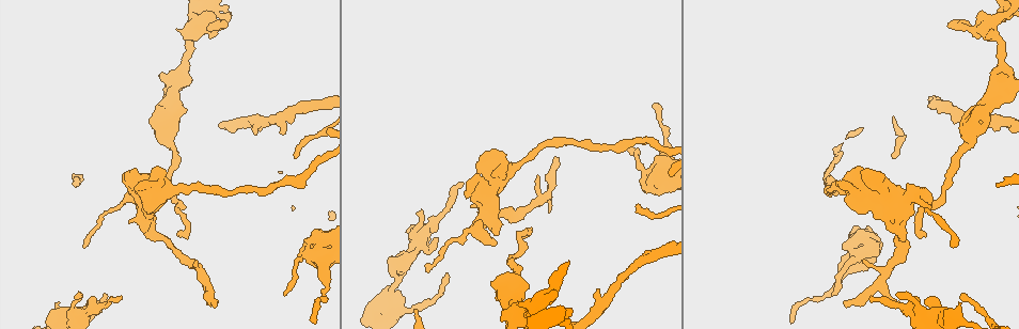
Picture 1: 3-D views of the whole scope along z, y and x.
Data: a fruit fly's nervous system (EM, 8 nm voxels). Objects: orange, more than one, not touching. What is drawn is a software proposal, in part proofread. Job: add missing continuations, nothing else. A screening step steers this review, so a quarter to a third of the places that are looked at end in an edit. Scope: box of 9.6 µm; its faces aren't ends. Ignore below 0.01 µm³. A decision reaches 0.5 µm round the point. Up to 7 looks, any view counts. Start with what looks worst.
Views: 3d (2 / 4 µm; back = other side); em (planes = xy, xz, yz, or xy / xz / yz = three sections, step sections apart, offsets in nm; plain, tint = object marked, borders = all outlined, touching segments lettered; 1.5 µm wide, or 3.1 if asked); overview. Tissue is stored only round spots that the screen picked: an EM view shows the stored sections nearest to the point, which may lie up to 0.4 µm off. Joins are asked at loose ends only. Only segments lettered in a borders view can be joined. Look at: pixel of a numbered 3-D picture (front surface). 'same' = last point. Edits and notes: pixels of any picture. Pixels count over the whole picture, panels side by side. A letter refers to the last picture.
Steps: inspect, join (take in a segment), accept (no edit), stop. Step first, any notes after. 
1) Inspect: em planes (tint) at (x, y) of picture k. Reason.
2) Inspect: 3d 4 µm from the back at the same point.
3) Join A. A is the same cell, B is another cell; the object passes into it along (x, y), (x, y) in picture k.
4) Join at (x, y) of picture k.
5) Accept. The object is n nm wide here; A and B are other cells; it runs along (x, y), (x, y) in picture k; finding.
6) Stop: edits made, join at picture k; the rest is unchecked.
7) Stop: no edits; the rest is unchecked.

Inspect: em planes (borders) at (833, 294) of picture 1. Thin end.

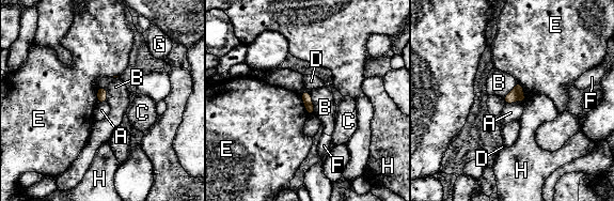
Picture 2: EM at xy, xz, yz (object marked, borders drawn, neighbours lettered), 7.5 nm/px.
Accept. A, B, C, D, E, F, G and H are other cells; a border runs along (523, 102), (516, 101), (505, 104) in picture 2; none of them fits.

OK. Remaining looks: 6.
Inspect: em planes (borders) at (463, 185) of picture 1. Thin end.

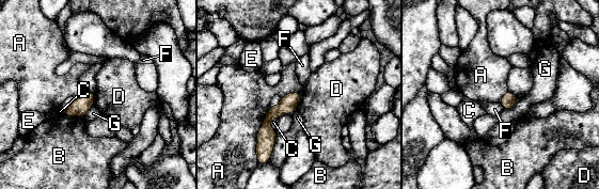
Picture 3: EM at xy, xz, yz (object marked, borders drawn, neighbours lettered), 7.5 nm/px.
Accept. A, B, C, D, E, F and G are other cells; it runs along (298, 95), (267, 120), (265, 156) in picture 3; no lettered segment goes on from it.

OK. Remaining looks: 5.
Inspect: 3d 4 µm at (500, 229) of picture 1. Thick end.

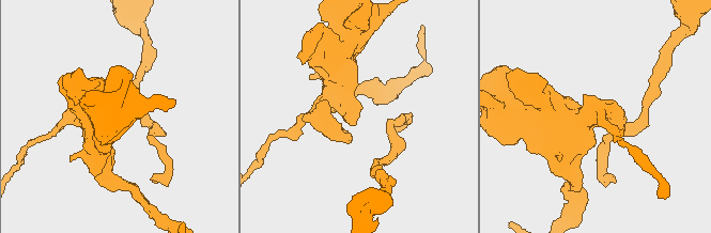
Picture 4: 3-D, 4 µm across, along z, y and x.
Inspect: em xy step 4 (borders) at (355, 117) of picture 4.

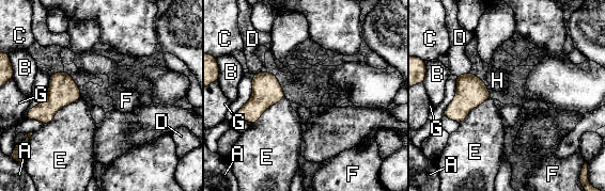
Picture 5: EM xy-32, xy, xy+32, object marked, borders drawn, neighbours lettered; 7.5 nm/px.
Inspect: em planes (borders) at the same point. Another direction.

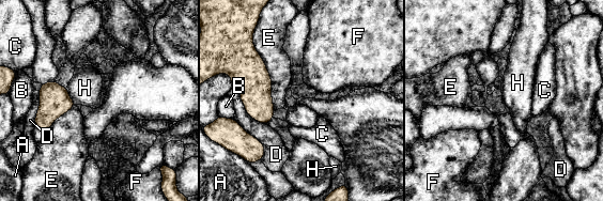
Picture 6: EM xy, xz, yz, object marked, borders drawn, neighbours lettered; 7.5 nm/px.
Accept. The object is 240 nm wide here; A, B, C, D, E, F and H are other cells; a border runs along (65, 88), (75, 104) in picture 6; no lettered segment goes on from it.

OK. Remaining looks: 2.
Stop: no edits; the rest is unchecked.

